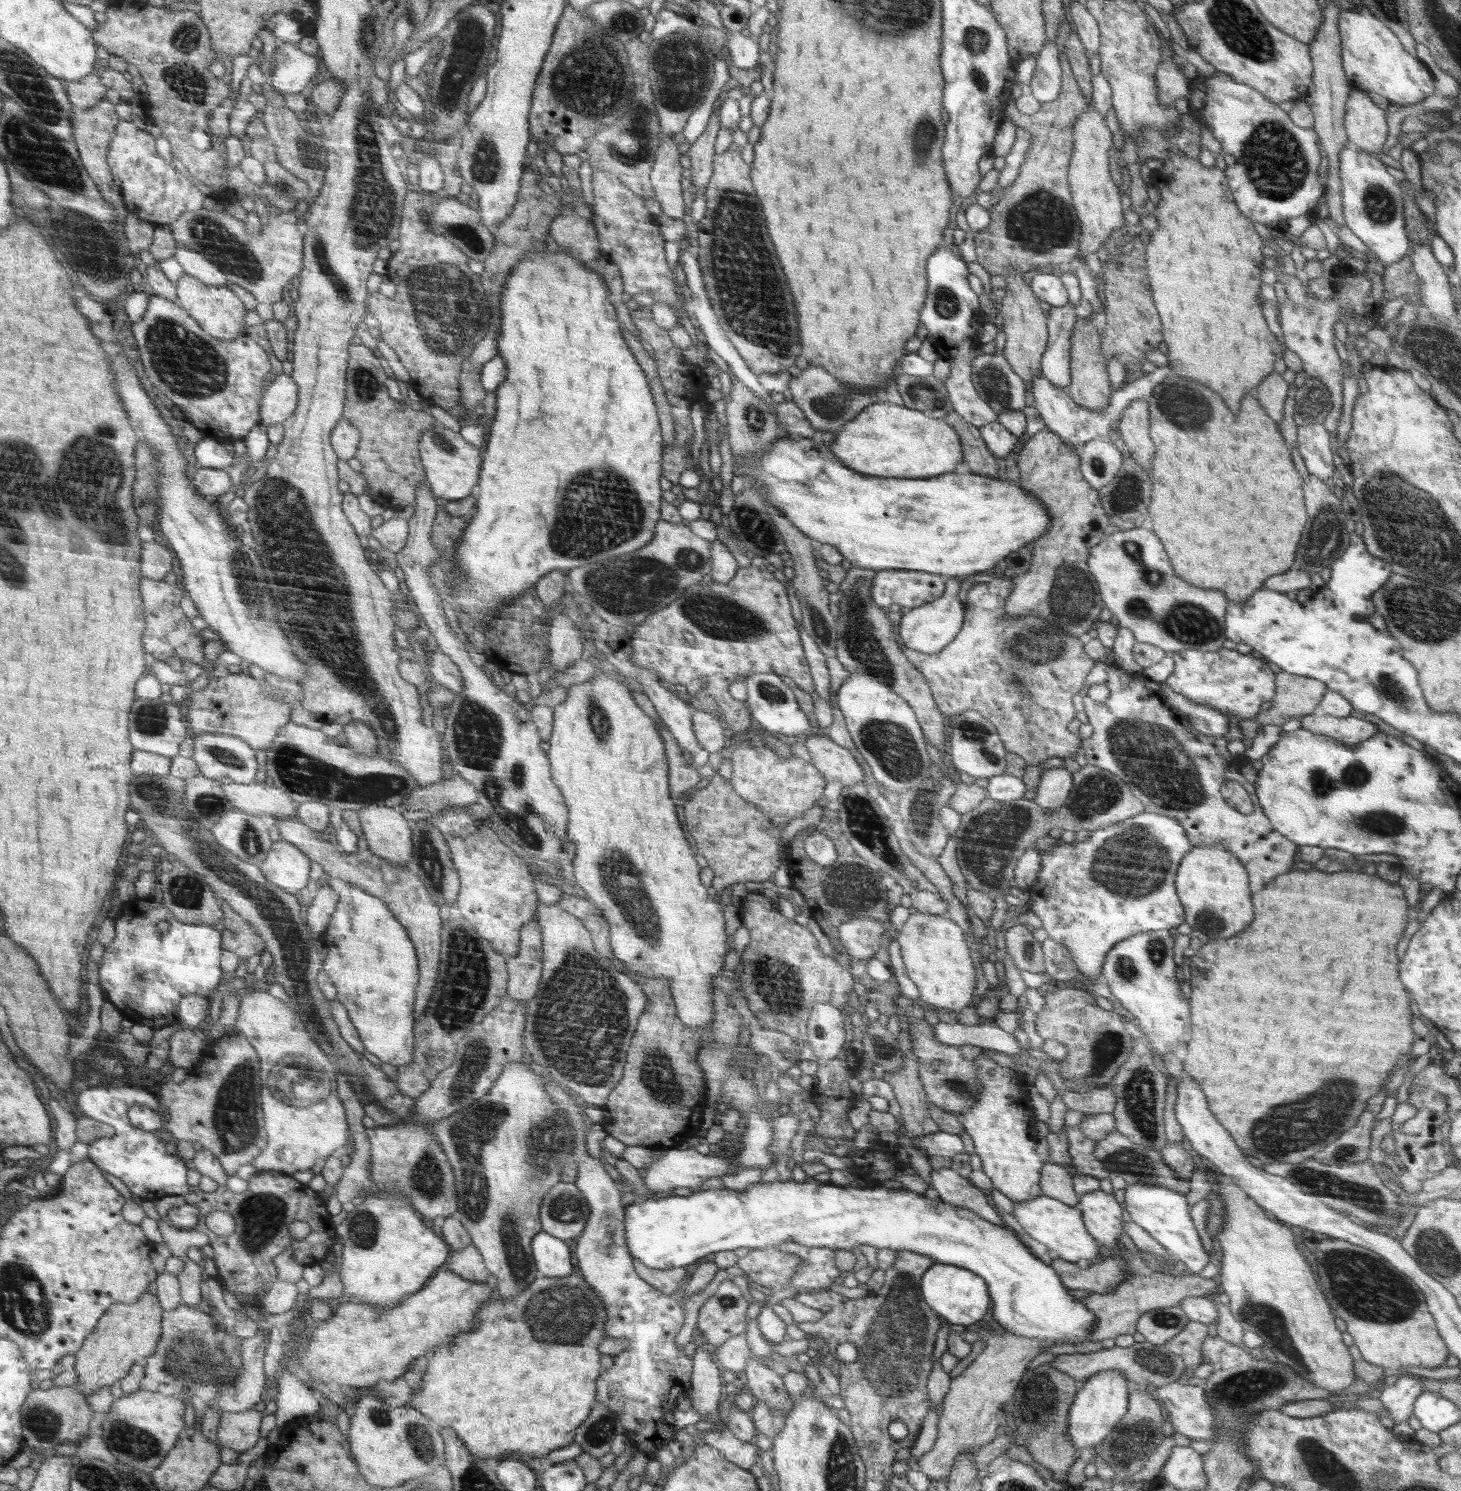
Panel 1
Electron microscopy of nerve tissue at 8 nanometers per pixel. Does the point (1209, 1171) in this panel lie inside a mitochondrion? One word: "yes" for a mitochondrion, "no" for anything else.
no

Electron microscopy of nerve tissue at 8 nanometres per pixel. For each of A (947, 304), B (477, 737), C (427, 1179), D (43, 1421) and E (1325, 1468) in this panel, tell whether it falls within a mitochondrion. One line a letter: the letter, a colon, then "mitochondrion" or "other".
A: mitochondrion
B: mitochondrion
C: mitochondrion
D: mitochondrion
E: mitochondrion

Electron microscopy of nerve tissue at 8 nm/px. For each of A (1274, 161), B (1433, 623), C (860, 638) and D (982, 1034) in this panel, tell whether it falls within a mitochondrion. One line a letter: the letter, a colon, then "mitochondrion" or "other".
A: mitochondrion
B: mitochondrion
C: mitochondrion
D: other

